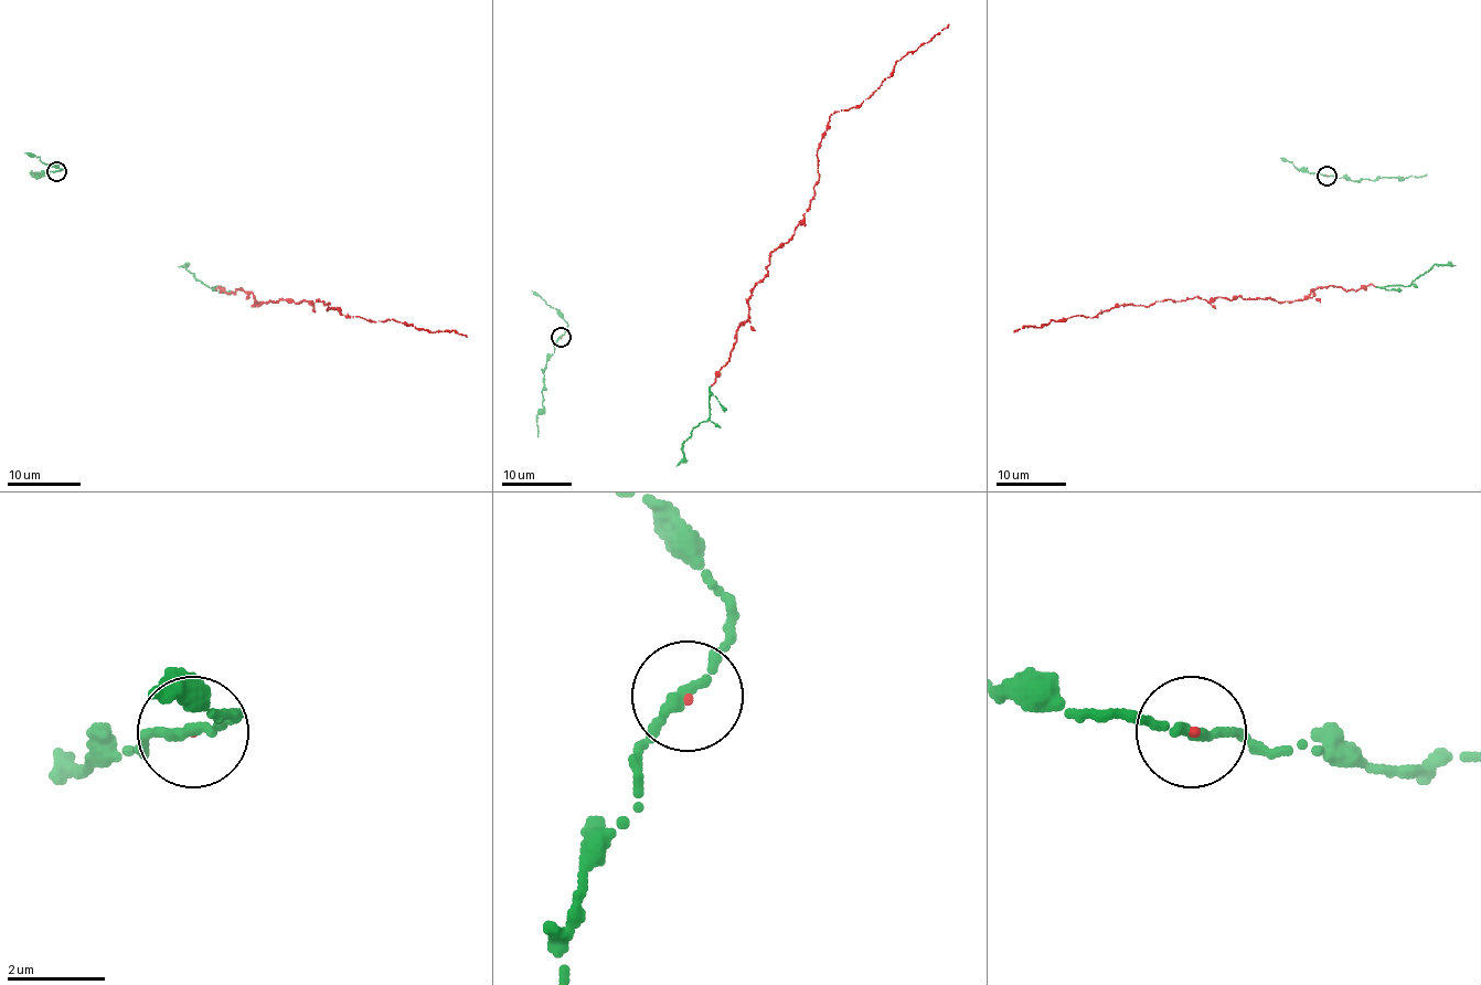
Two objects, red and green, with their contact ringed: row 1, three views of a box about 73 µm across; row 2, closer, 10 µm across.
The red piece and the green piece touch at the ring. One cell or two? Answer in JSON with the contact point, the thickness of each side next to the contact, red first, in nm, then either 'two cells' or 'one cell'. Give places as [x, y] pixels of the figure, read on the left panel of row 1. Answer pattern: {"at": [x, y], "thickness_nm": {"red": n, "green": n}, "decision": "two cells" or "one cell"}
{"at": [56, 171], "thickness_nm": {"red": 70, "green": 190}, "decision": "one cell"}

